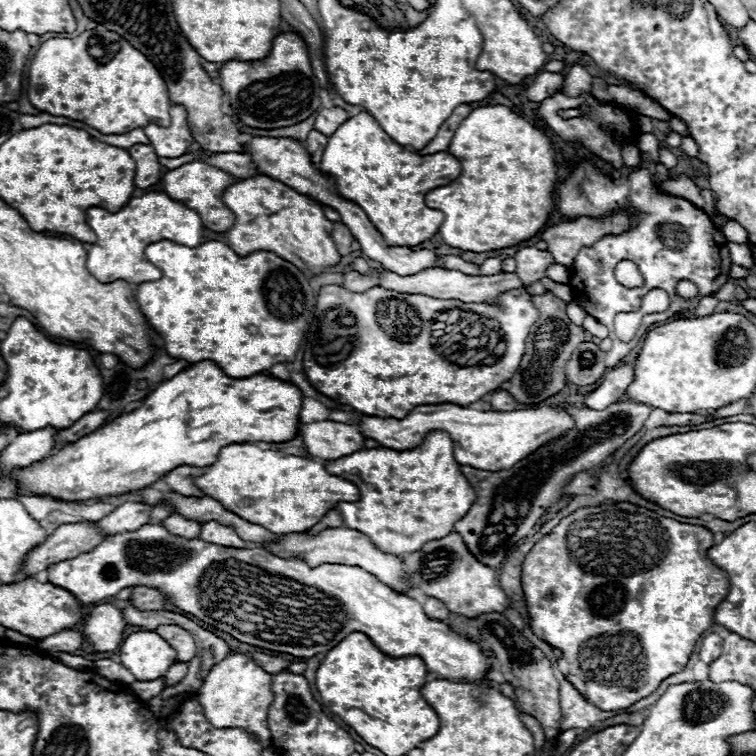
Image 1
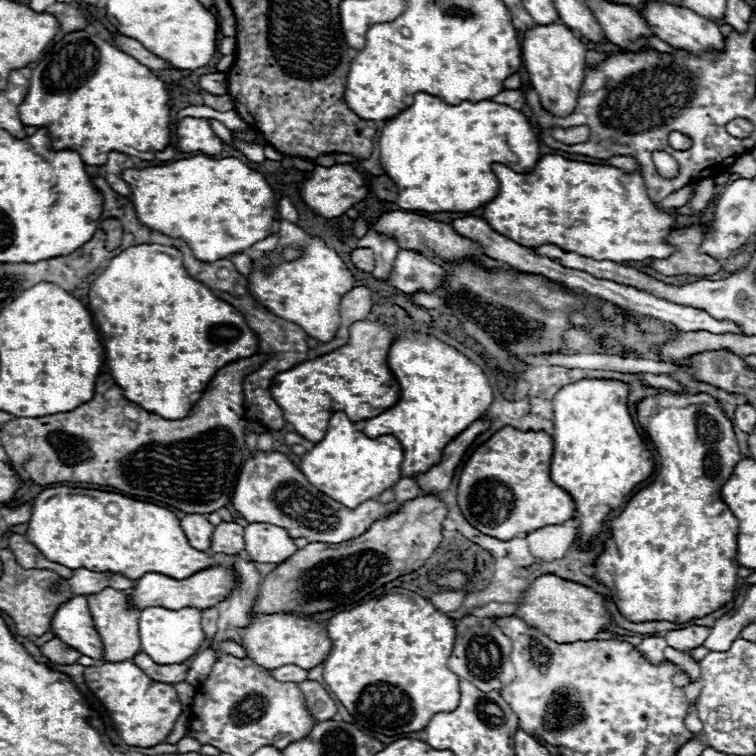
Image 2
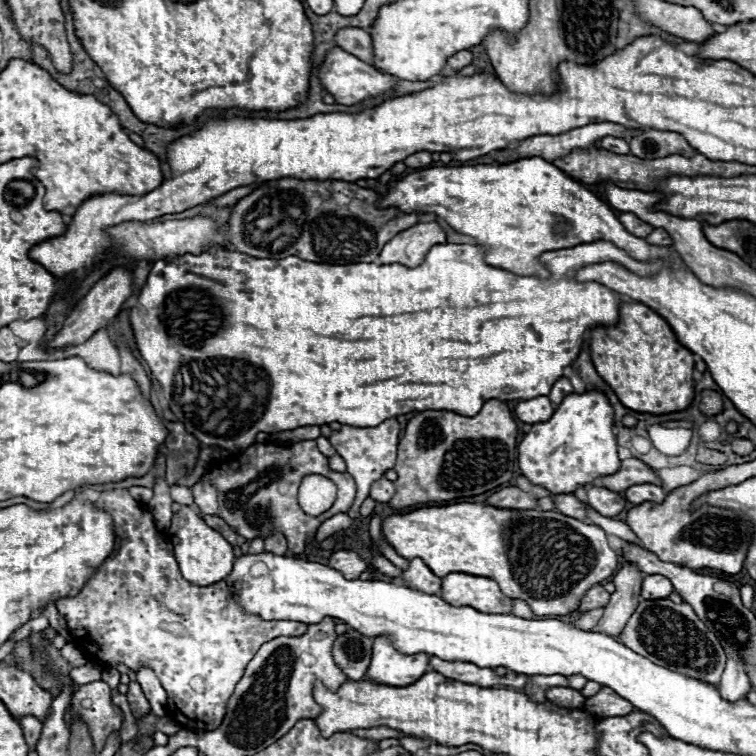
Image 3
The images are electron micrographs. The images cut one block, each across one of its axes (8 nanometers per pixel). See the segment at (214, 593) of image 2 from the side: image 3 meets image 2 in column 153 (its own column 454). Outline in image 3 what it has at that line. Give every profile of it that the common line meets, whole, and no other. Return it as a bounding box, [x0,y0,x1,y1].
[440,572,512,614]

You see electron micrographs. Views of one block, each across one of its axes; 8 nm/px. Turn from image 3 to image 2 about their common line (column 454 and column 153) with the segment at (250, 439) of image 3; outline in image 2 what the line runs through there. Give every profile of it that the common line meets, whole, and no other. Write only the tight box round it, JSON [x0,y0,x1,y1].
[88,244,258,420]

